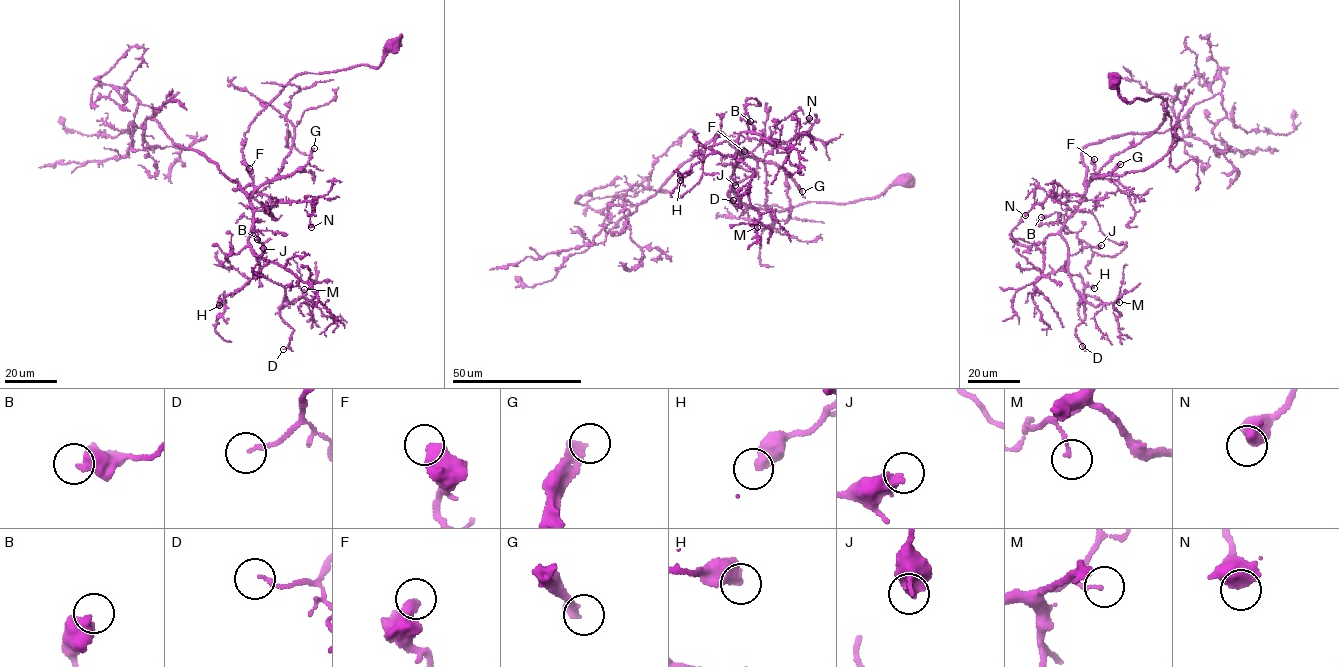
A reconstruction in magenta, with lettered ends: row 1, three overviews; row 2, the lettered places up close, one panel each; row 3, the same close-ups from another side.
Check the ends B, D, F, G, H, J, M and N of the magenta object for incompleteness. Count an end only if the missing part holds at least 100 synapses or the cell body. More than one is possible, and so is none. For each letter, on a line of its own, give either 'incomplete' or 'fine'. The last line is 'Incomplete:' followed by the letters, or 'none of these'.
B: fine
D: fine
F: fine
G: incomplete
H: fine
J: fine
M: fine
N: fine
Incomplete: G

